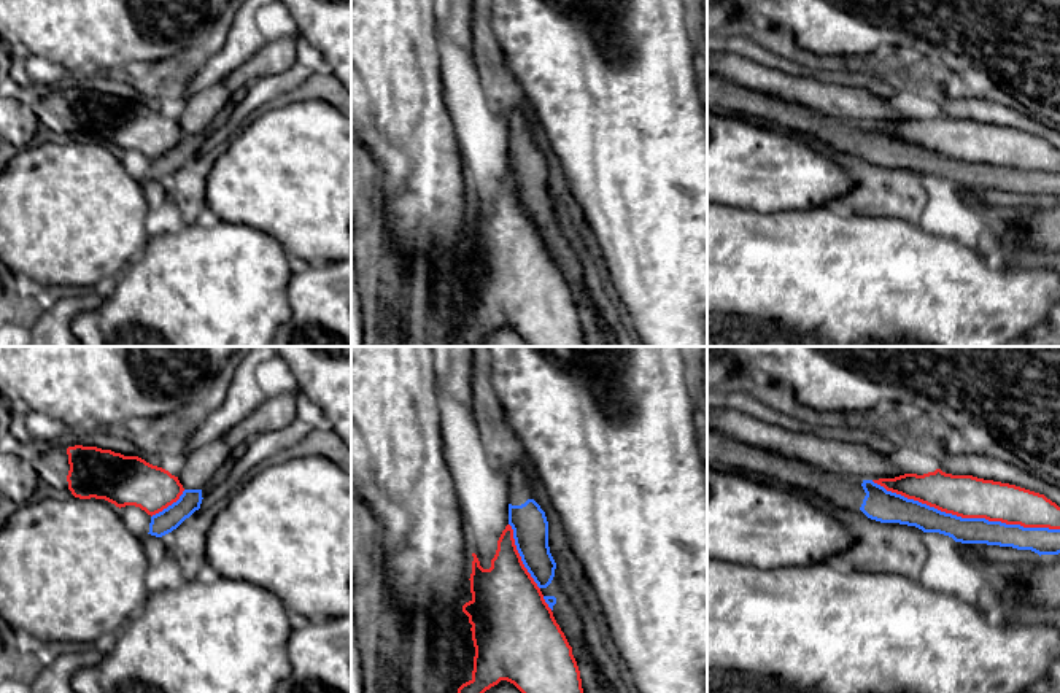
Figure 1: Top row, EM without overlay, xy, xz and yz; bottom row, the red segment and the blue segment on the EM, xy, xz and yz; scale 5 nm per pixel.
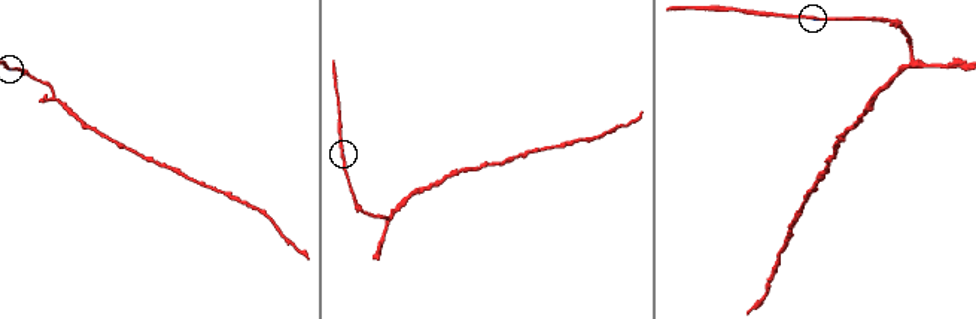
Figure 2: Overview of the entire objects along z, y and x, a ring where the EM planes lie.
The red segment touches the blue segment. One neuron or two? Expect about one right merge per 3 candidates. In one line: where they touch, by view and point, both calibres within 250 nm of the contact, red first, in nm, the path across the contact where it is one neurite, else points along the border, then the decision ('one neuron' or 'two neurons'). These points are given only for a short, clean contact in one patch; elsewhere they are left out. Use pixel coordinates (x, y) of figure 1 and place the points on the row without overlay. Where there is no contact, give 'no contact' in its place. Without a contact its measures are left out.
yz (965, 161) | 220/130 nm | two neurons

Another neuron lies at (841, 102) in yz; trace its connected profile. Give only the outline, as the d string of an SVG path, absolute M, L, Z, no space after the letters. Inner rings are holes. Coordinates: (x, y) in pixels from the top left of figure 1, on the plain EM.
M707 51L707 72L745 89L834 119L879 124L906 118L892 106L888 99L868 89L831 84L814 76L788 75L736 52Z

